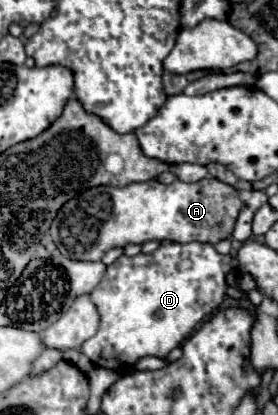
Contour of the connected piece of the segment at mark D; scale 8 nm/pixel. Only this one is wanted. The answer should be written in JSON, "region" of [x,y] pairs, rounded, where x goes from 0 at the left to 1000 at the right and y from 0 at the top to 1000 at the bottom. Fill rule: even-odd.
{"region":[[[608,583],[608,588],[579,588],[550,612],[493,612],[478,622],[435,617],[399,641],[385,641],[371,675],[320,708],[320,718],[349,737],[363,776],[349,805],[291,834],[291,848],[342,882],[399,887],[399,892],[471,887],[493,867],[522,858],[594,863],[629,834],[644,834],[687,805],[687,795],[737,761],[752,761],[773,742],[795,737],[824,694],[817,660],[838,646],[853,646],[853,636],[831,617],[788,612],[759,588],[730,588],[730,583],[680,583],[680,588]]]}

